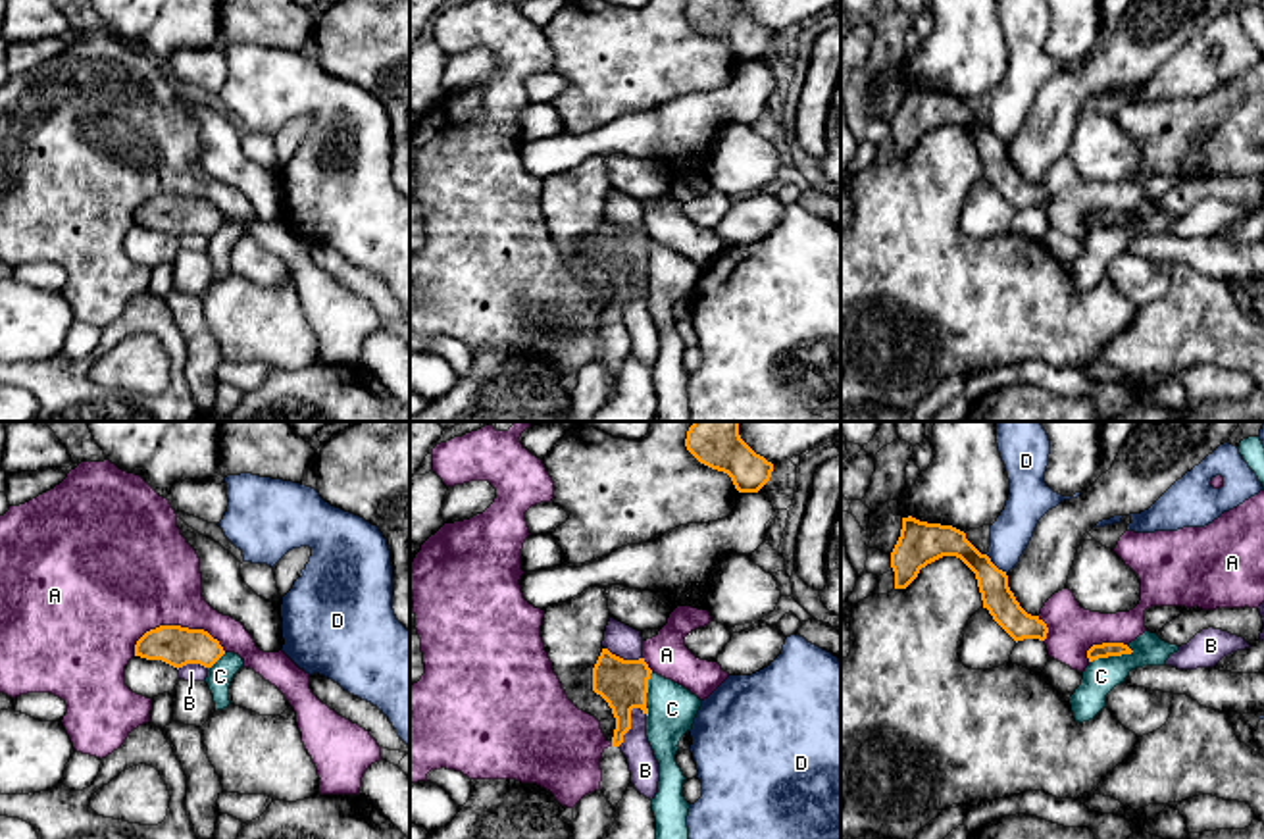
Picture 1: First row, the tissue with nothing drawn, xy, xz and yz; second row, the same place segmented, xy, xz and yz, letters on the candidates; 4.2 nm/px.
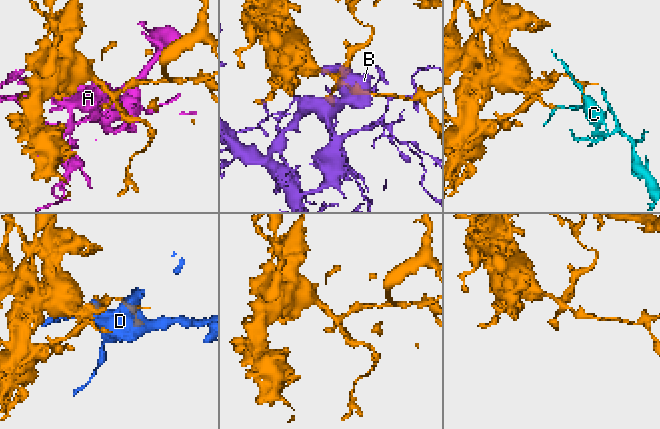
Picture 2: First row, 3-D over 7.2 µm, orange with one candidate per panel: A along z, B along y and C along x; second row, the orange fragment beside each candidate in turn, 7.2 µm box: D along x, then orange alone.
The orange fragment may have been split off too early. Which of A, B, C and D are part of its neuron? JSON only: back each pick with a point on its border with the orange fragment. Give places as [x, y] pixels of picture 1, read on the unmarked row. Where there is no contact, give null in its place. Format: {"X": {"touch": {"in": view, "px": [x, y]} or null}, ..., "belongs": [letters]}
{"belongs": []}

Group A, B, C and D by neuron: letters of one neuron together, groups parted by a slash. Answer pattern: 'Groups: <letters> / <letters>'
Groups: A / B / C / D

